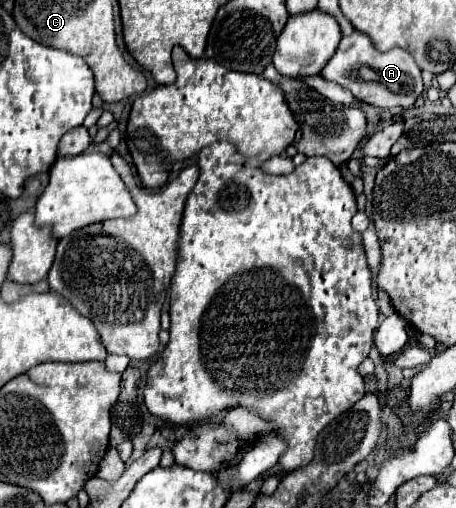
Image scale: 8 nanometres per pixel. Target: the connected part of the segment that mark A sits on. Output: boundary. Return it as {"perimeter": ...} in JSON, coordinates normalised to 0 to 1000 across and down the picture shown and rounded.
{"perimeter":[[[774,63],[765,71],[752,71],[739,102],[726,110],[726,118],[704,138],[704,150],[713,157],[726,157],[752,173],[761,173],[787,201],[827,209],[827,213],[901,213],[928,181],[928,157],[923,138],[910,126],[910,114],[884,98],[862,94],[853,102],[831,102],[818,94],[814,79],[796,63]]]}

